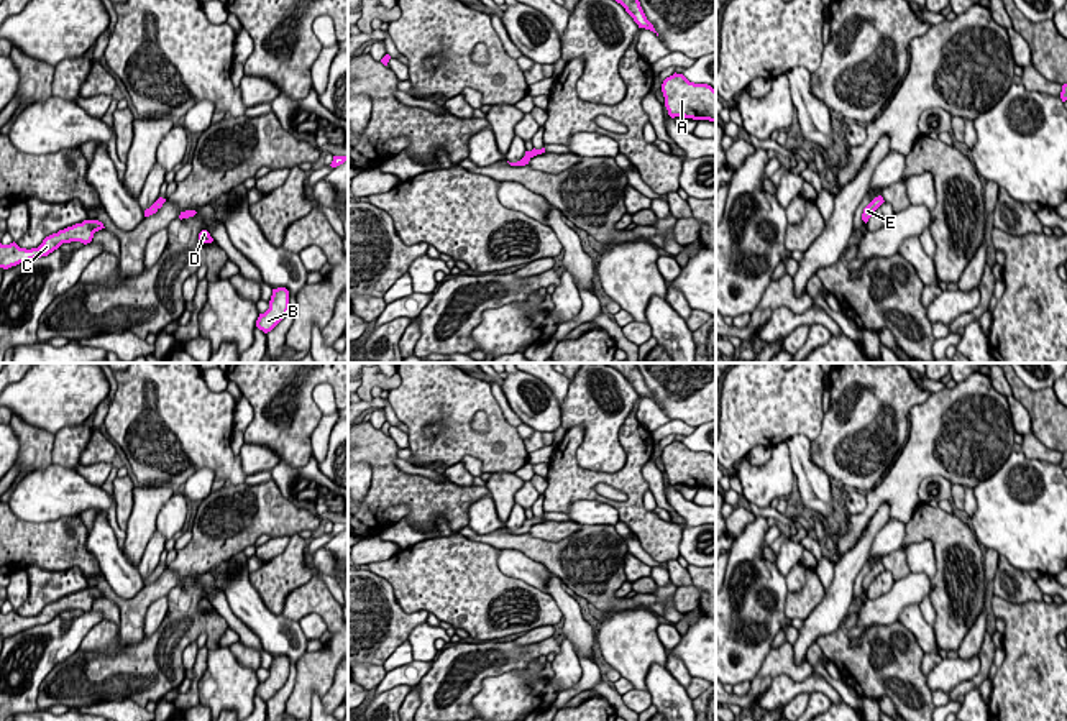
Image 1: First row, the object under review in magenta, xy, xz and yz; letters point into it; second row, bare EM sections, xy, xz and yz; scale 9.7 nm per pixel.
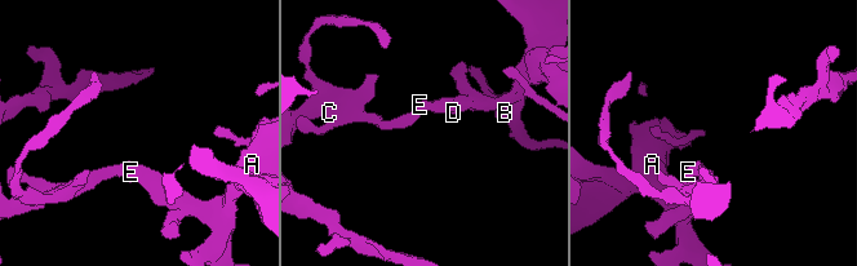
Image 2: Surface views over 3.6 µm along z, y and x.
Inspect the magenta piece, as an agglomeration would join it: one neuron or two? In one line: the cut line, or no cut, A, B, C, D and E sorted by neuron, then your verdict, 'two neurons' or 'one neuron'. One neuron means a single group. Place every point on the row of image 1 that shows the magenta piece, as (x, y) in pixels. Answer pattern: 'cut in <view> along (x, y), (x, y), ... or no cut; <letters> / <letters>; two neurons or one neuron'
no cut; A B C D E; one neuron

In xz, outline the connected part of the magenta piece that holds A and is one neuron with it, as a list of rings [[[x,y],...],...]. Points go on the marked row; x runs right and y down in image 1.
[[[673,74],[662,84],[665,107],[671,118],[685,117],[716,123],[716,90],[708,84],[689,82],[683,74]]]

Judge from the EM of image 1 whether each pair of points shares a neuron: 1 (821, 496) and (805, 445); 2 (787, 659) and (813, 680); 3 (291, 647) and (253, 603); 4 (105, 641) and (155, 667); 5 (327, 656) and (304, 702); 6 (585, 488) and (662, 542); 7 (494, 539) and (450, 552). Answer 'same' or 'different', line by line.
1: same
2: different
3: same
4: different
5: same
6: same
7: different

